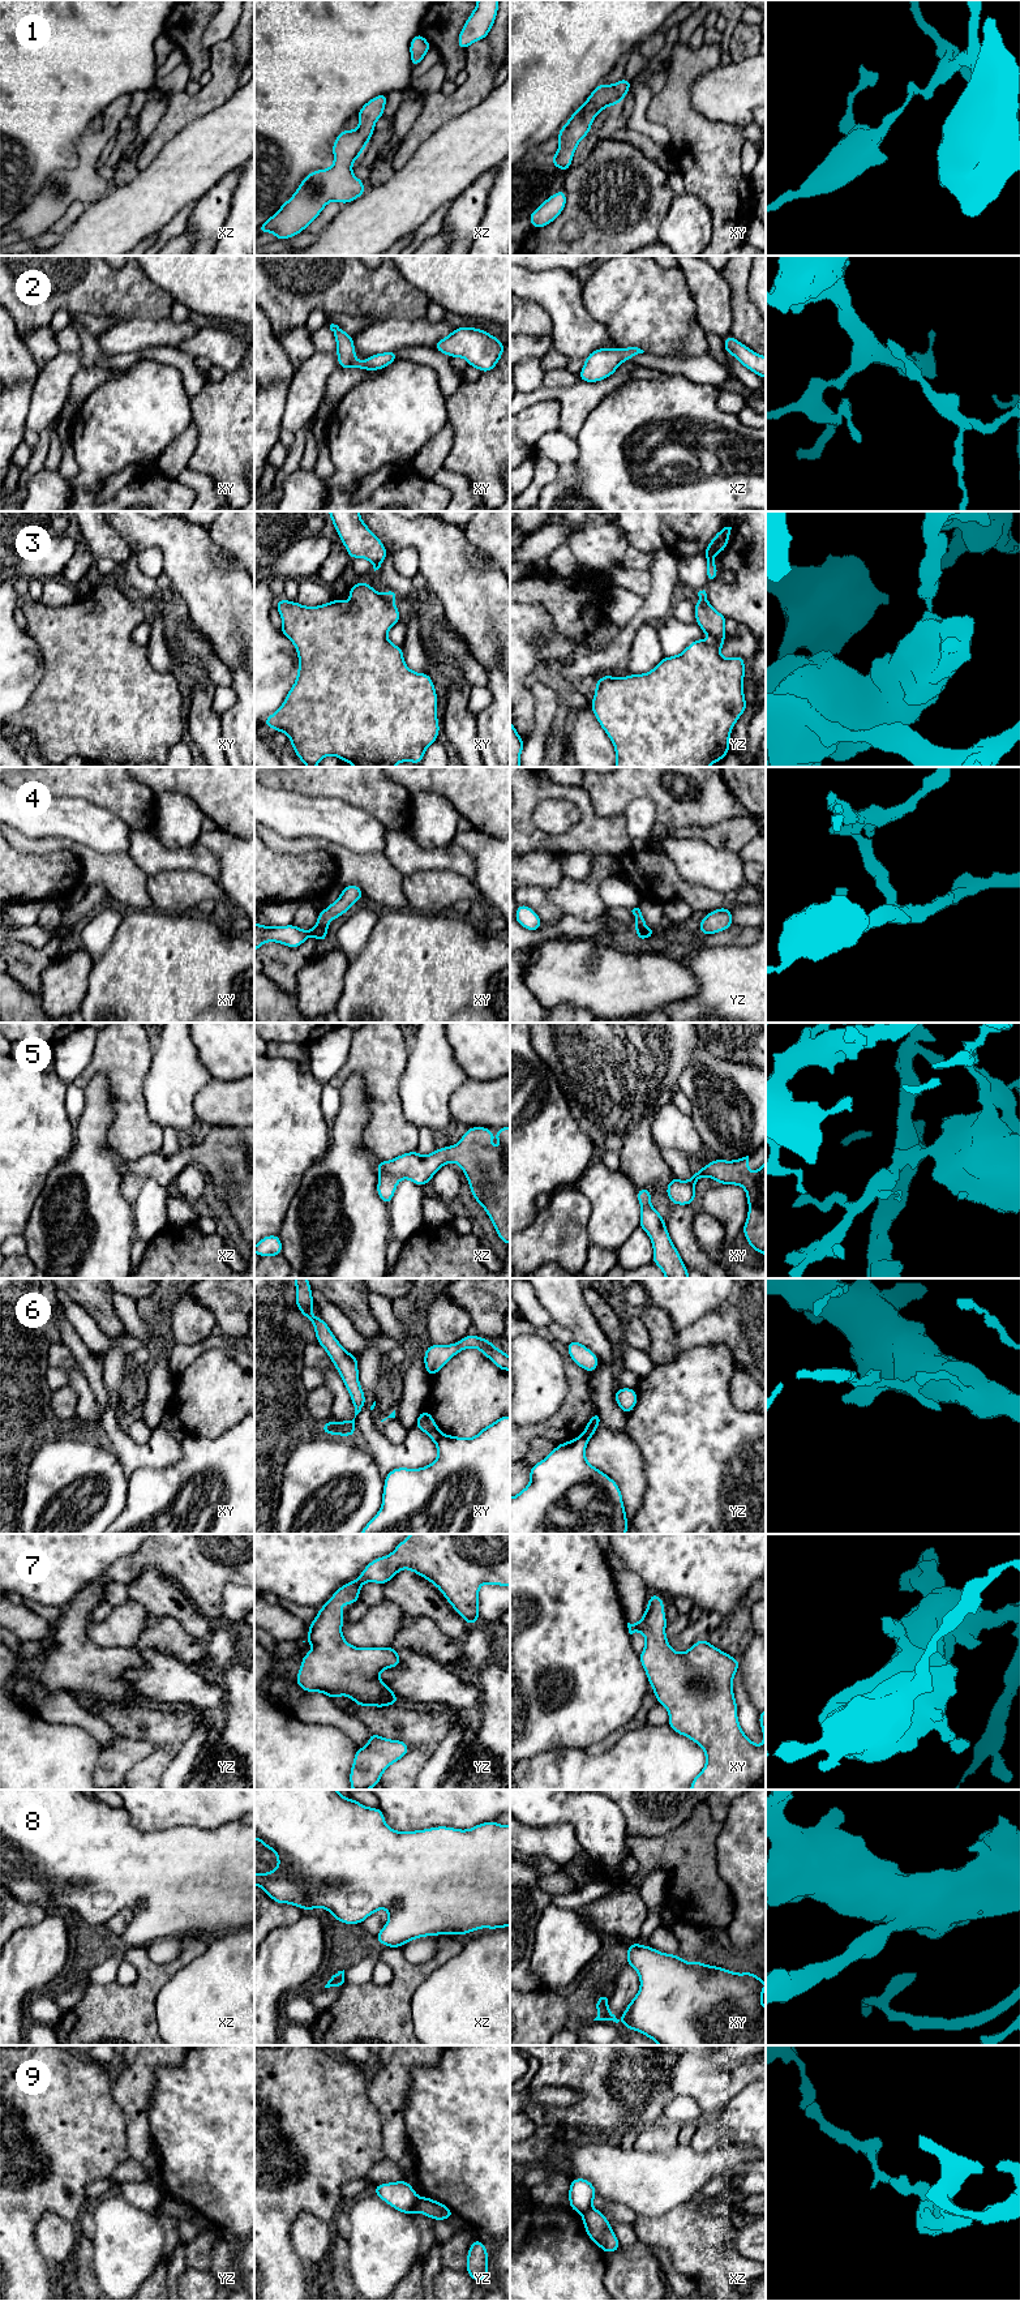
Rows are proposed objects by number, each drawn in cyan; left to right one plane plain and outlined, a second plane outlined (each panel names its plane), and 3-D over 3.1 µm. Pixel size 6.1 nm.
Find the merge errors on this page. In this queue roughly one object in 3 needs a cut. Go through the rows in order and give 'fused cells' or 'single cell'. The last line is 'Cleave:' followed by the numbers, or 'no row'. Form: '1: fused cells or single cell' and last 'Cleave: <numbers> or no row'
1: single cell
2: single cell
3: fused cells
4: single cell
5: single cell
6: fused cells
7: single cell
8: single cell
9: fused cells
Cleave: 3, 6, 9

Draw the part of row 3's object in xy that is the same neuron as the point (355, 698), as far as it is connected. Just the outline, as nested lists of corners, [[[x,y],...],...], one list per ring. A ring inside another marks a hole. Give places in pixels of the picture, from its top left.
[[[363,580],[350,587],[348,603],[333,599],[327,604],[305,607],[282,599],[275,607],[283,621],[279,630],[296,648],[299,669],[284,702],[263,720],[263,725],[284,732],[293,753],[307,767],[316,767],[327,755],[353,767],[394,767],[400,762],[421,764],[425,750],[440,734],[438,698],[429,674],[411,670],[404,663],[402,646],[387,639],[390,627],[400,621],[398,607]]]

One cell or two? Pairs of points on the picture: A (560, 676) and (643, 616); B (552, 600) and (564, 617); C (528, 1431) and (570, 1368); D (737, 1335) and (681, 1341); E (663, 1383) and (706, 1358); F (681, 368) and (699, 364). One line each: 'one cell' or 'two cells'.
A: one cell
B: one cell
C: one cell
D: one cell
E: one cell
F: one cell

